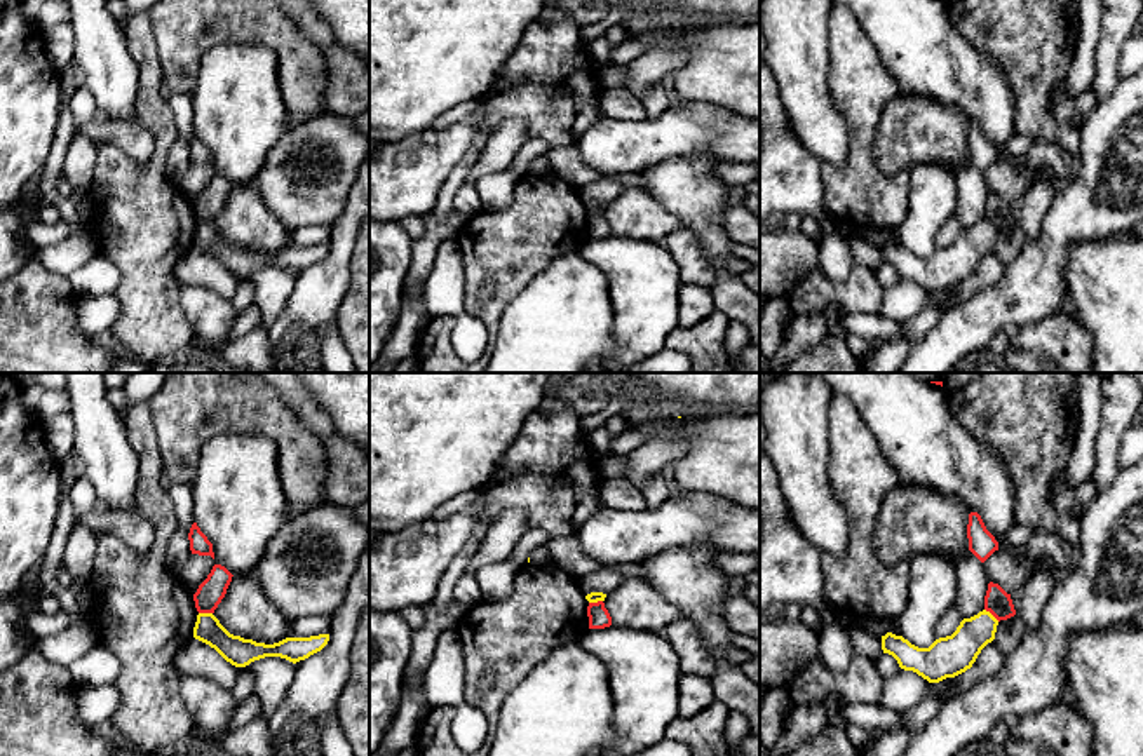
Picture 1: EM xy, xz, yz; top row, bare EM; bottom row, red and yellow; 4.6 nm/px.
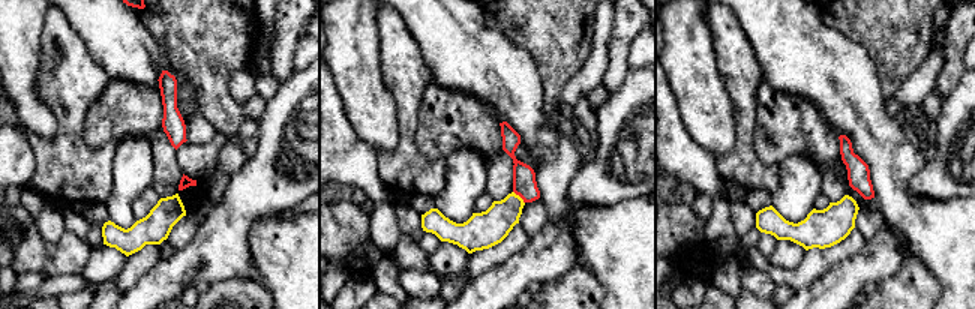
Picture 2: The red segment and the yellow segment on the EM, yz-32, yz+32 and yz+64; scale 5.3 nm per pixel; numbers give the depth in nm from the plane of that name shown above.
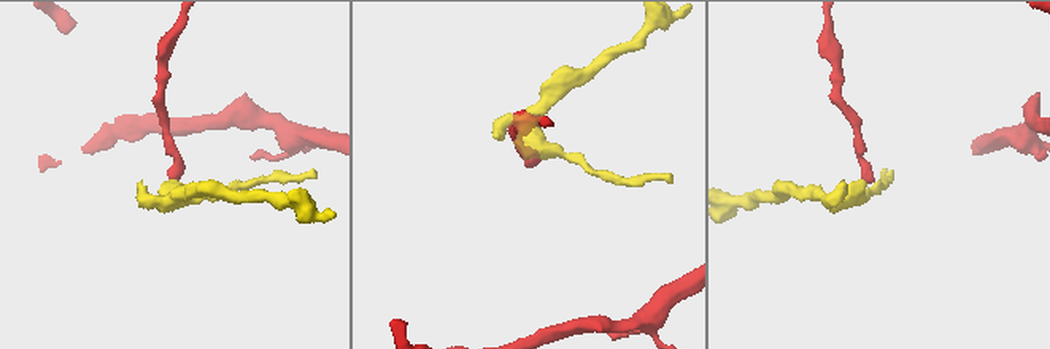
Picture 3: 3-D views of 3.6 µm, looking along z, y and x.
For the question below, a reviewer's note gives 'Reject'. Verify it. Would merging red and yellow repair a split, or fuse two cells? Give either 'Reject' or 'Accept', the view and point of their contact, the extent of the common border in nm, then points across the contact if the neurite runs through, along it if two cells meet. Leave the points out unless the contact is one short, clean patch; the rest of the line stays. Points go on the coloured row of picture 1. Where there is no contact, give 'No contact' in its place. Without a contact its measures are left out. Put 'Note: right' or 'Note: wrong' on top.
Note: right
Reject. Touches red at yz (992, 614). Shared border 90 nm. Boundary: yz (985, 608), (999, 620)

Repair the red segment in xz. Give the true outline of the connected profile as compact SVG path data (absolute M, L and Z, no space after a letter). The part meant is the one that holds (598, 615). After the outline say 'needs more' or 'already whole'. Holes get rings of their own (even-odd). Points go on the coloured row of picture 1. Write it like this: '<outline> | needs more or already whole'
M603 601L587 606L589 629L605 629L612 625L612 617Z | already whole

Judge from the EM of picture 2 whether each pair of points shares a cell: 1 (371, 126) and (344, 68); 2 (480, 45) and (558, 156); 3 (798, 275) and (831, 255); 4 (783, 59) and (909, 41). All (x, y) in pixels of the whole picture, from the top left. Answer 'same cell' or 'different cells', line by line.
1: same cell
2: same cell
3: same cell
4: different cells

